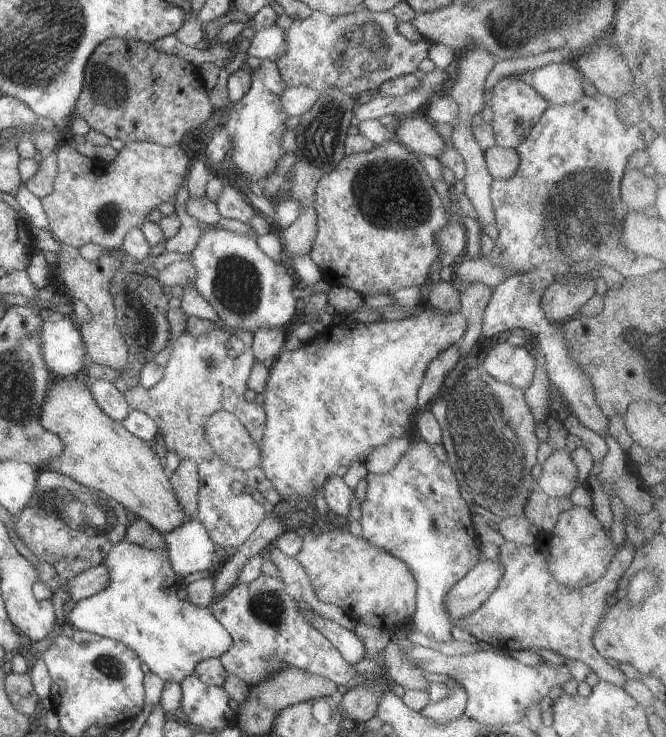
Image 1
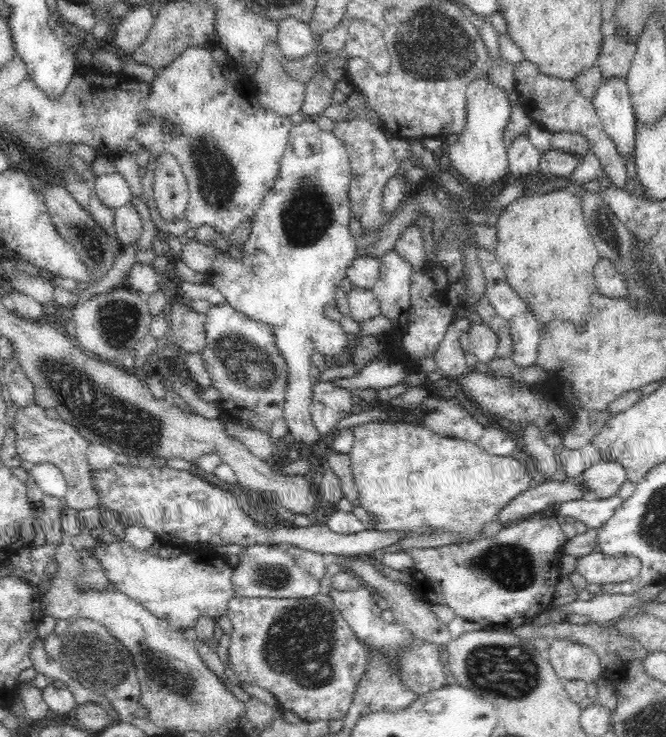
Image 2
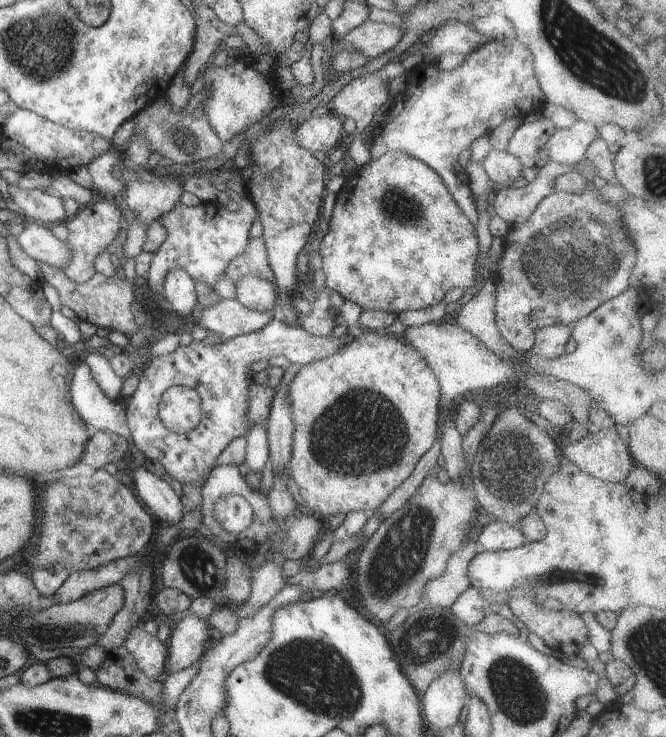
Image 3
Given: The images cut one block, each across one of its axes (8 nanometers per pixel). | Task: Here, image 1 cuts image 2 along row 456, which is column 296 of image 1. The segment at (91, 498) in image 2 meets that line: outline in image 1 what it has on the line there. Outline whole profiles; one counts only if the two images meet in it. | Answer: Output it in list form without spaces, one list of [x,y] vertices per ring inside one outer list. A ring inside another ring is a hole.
[[[360,7],[347,15],[330,16],[318,11],[310,12],[308,18],[295,20],[286,31],[287,53],[275,63],[284,82],[289,87],[310,87],[322,95],[337,89],[358,98],[364,90],[376,93],[379,86],[390,79],[403,77],[418,70],[420,62],[428,57],[432,43],[421,37],[415,43],[400,34],[397,18],[390,11],[376,12]]]

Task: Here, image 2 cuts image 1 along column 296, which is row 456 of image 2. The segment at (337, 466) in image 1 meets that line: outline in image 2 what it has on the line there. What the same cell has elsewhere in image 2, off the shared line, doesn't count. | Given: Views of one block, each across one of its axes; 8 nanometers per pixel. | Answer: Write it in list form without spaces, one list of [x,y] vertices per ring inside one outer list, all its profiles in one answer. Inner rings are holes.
[[[371,421],[351,428],[353,431],[354,439],[351,451],[348,452],[350,456],[352,475],[354,475],[354,483],[358,490],[358,496],[360,500],[360,509],[365,509],[370,514],[372,522],[374,522],[374,530],[380,532],[388,532],[388,530],[395,530],[406,534],[406,532],[412,532],[412,530],[420,530],[420,528],[431,528],[436,530],[434,533],[453,532],[453,534],[461,534],[461,542],[476,541],[480,538],[484,538],[485,535],[482,532],[484,530],[484,524],[494,524],[496,522],[496,516],[500,512],[500,508],[504,508],[512,498],[516,498],[516,495],[522,494],[525,490],[528,490],[531,486],[534,486],[533,479],[529,476],[526,466],[522,463],[522,460],[511,456],[494,456],[486,451],[482,450],[474,442],[468,440],[460,440],[458,438],[445,437],[444,435],[436,434],[430,429],[426,428],[422,424],[406,423],[403,421]]]

